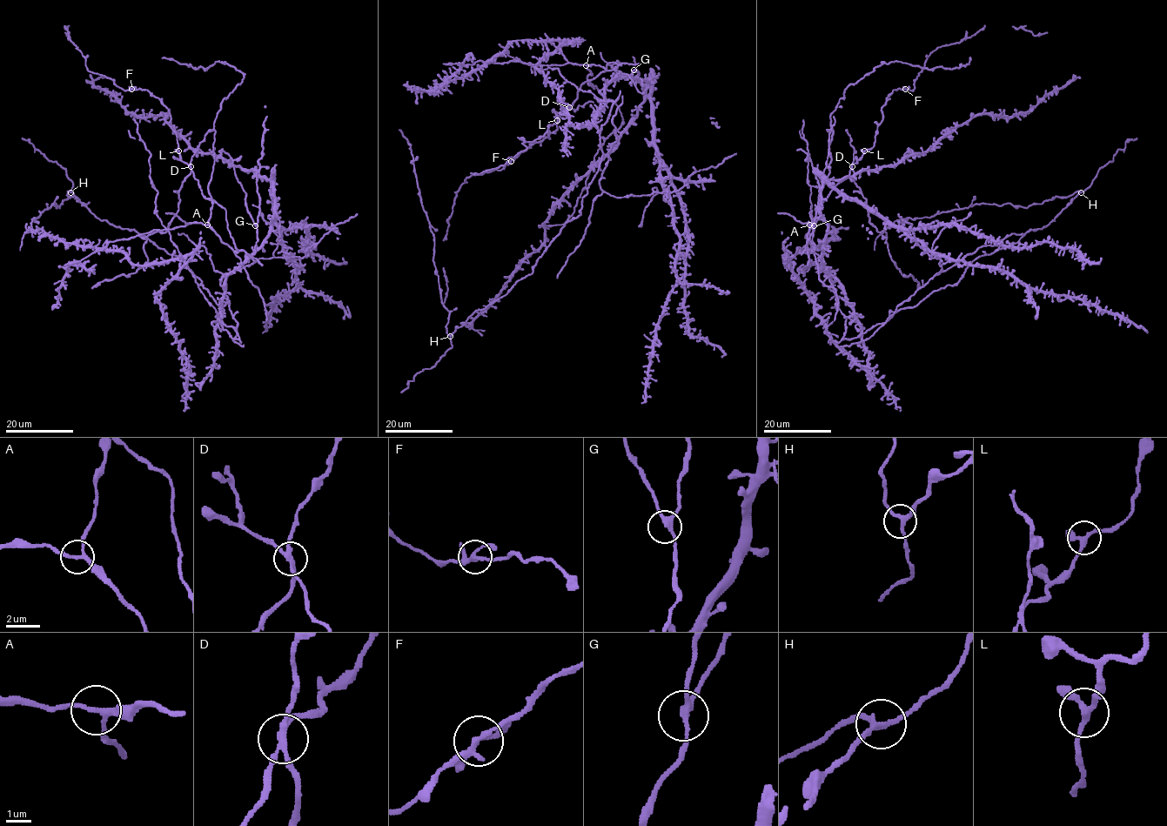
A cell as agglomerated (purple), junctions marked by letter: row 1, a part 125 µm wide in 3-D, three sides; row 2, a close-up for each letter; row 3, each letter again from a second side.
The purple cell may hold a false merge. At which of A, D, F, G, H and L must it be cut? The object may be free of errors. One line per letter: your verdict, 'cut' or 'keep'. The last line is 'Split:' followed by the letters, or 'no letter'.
A: keep
D: cut
F: keep
G: keep
H: keep
L: keep
Split: D

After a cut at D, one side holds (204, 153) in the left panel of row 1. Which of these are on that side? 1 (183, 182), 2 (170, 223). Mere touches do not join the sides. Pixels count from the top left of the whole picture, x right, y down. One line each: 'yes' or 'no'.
1: no
2: no

